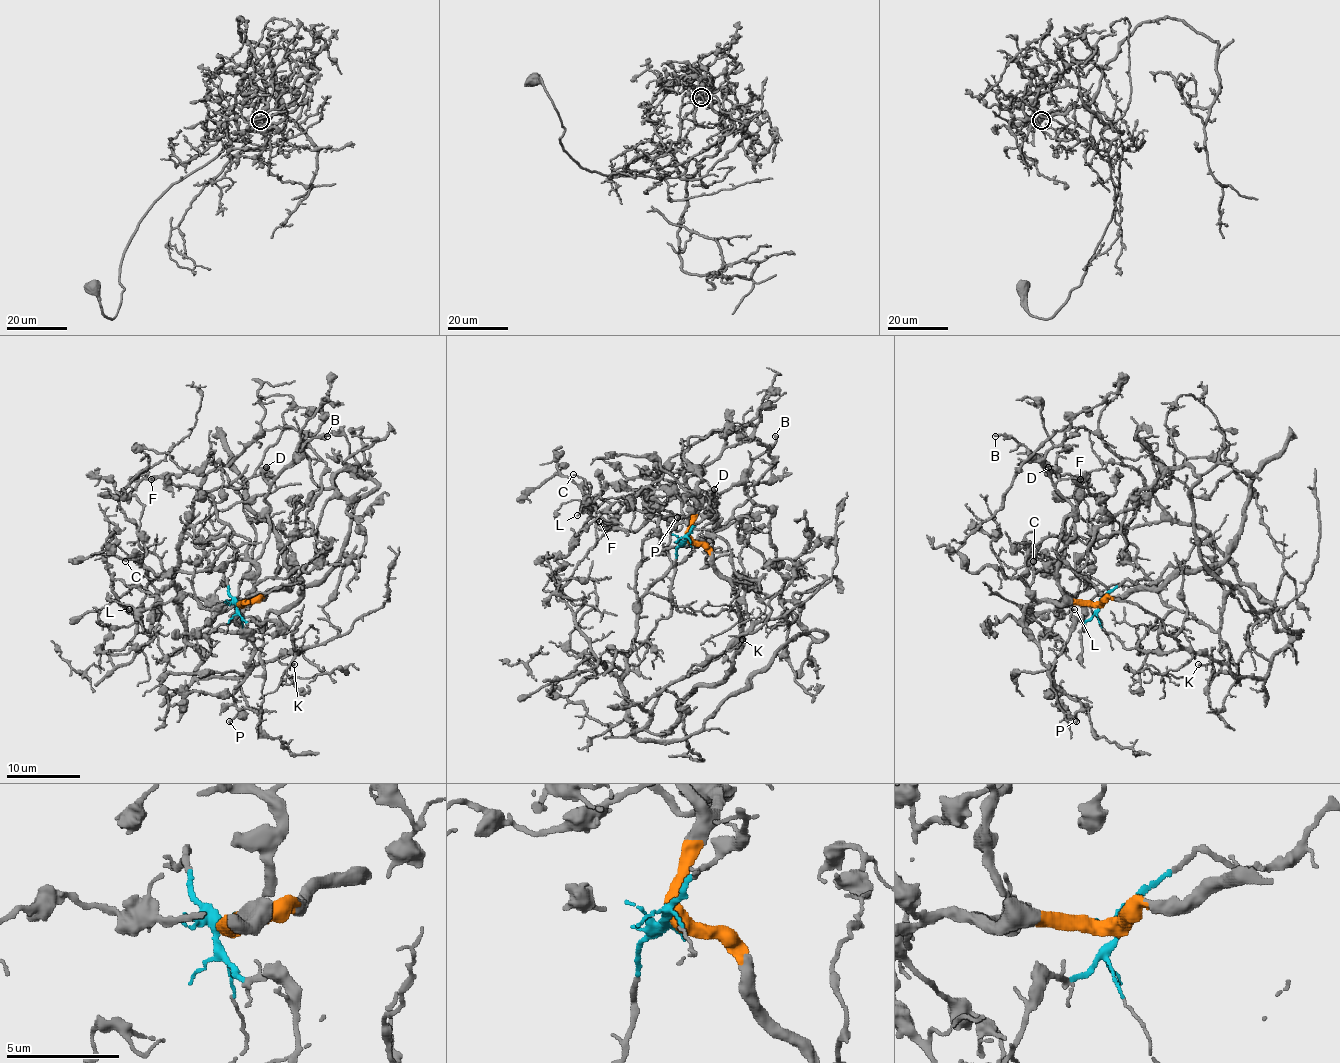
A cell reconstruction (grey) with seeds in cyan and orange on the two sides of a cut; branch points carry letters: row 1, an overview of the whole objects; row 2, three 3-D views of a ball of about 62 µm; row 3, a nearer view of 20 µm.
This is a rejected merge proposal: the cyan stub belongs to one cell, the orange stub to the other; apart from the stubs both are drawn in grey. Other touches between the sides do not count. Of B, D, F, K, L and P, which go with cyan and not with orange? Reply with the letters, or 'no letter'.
K

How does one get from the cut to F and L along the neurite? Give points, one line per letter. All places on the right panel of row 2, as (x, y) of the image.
F: (1100, 603), (1074, 603), (1059, 584), (1057, 564), (1074, 536), (1076, 495), (1090, 486), (1087, 477), (1079, 479)
L: (1100, 603), (1053, 601), (1066, 601), (1070, 597), (1066, 595), (1057, 608), (1064, 612), (1074, 608)

